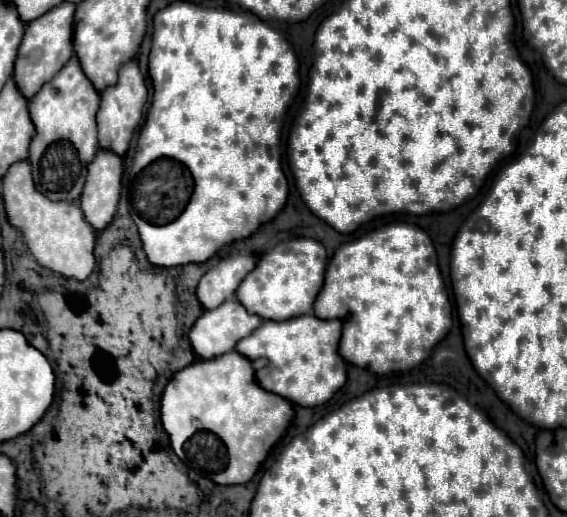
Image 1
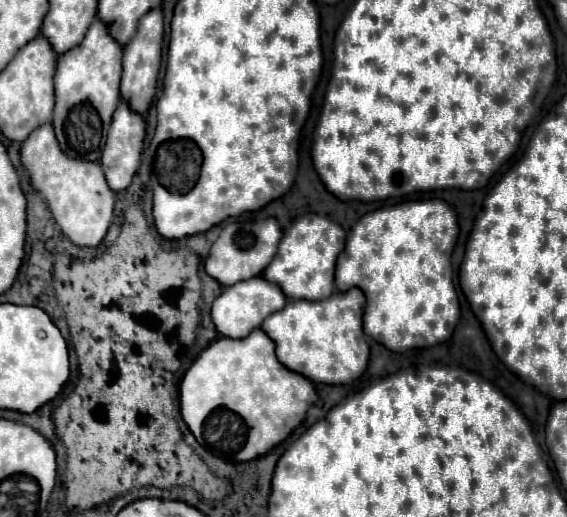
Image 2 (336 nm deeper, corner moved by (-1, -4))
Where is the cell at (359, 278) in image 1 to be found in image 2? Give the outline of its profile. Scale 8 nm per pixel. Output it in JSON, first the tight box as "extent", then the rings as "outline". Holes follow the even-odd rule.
{"extent":[336,198,460,352],"outline":[[[398,198],[392,206],[374,210],[358,220],[354,232],[346,240],[346,250],[338,256],[336,288],[346,292],[358,286],[366,294],[364,334],[380,342],[392,352],[412,348],[430,348],[446,342],[460,318],[460,302],[452,282],[450,254],[458,238],[458,222],[454,210],[444,200],[410,200]]]}

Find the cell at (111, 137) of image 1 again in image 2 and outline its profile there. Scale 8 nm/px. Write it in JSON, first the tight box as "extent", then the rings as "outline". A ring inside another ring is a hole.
{"extent":[120,10,164,114],"outline":[[[150,10],[146,16],[142,16],[136,36],[130,40],[130,44],[124,46],[120,96],[122,96],[122,102],[126,102],[130,110],[134,110],[136,114],[144,114],[154,100],[158,70],[160,70],[160,60],[162,60],[162,36],[164,36],[162,10]]]}

